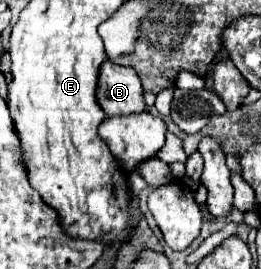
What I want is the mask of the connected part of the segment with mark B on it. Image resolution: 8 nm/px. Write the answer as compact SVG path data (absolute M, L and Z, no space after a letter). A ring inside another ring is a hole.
M109 60L101 66L97 100L109 118L147 110L137 72L131 66L119 66Z

